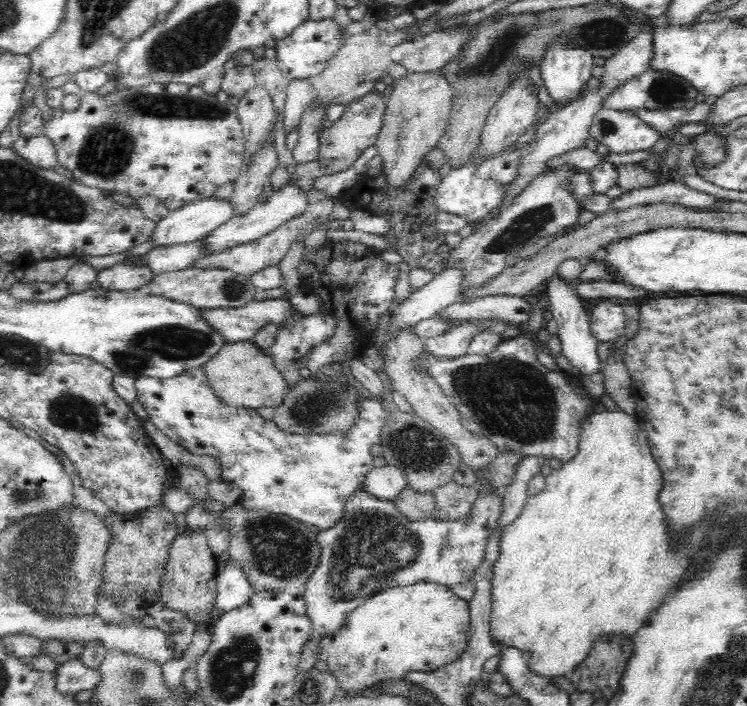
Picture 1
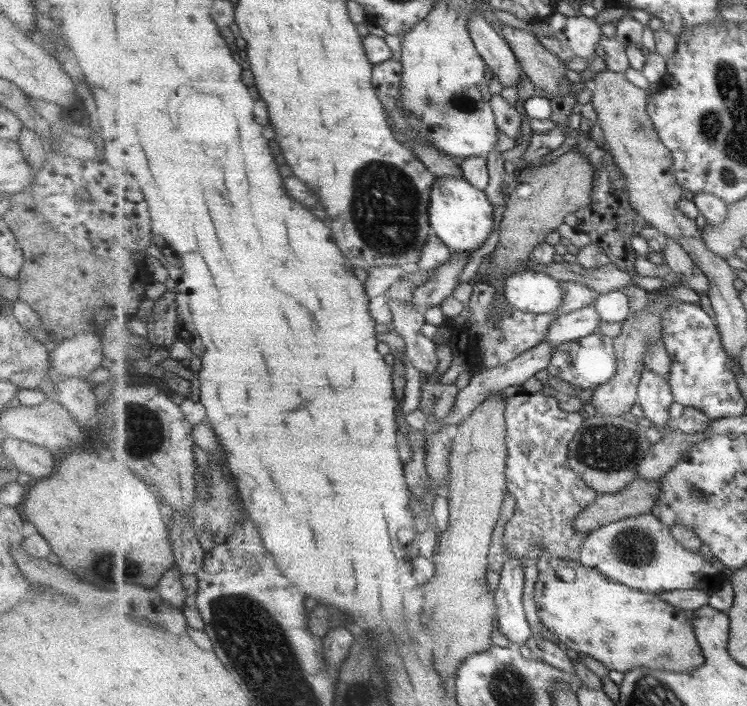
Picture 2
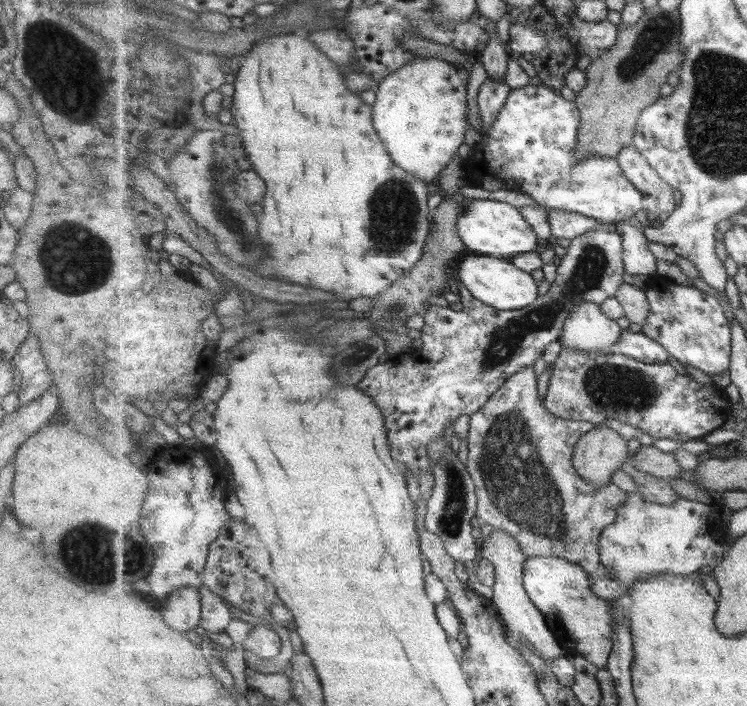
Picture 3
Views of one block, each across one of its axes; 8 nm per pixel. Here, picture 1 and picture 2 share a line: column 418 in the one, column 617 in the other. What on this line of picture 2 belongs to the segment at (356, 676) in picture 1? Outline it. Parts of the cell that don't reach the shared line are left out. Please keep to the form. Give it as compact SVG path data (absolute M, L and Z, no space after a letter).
M540 548L540 552L536 562L537 579L533 585L532 598L540 622L568 648L576 653L584 652L605 664L610 670L622 673L645 666L652 669L687 672L705 662L706 655L702 651L702 644L698 641L694 629L692 611L675 608L675 605L669 604L655 593L628 588L603 576L596 568L589 568L579 561L567 562L575 567L577 573L573 581L564 582L555 572L555 568L563 563L562 560L551 556L544 548Z

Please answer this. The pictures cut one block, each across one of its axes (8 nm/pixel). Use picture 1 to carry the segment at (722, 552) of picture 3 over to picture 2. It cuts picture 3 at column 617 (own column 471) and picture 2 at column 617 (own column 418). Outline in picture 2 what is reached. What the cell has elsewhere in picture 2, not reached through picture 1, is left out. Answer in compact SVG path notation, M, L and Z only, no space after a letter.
M653 514L624 519L594 530L580 550L581 564L596 568L603 576L645 593L658 595L671 590L719 590L725 578L708 558L685 548Z

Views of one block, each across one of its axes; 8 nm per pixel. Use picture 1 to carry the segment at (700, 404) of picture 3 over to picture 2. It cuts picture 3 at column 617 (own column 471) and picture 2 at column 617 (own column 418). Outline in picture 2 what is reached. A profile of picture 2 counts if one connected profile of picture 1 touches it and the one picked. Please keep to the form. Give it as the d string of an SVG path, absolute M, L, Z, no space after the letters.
M600 332L586 336L577 341L563 342L558 346L548 372L551 376L557 376L576 388L595 390L602 384L607 384L618 371L618 356L615 350L614 339Z

